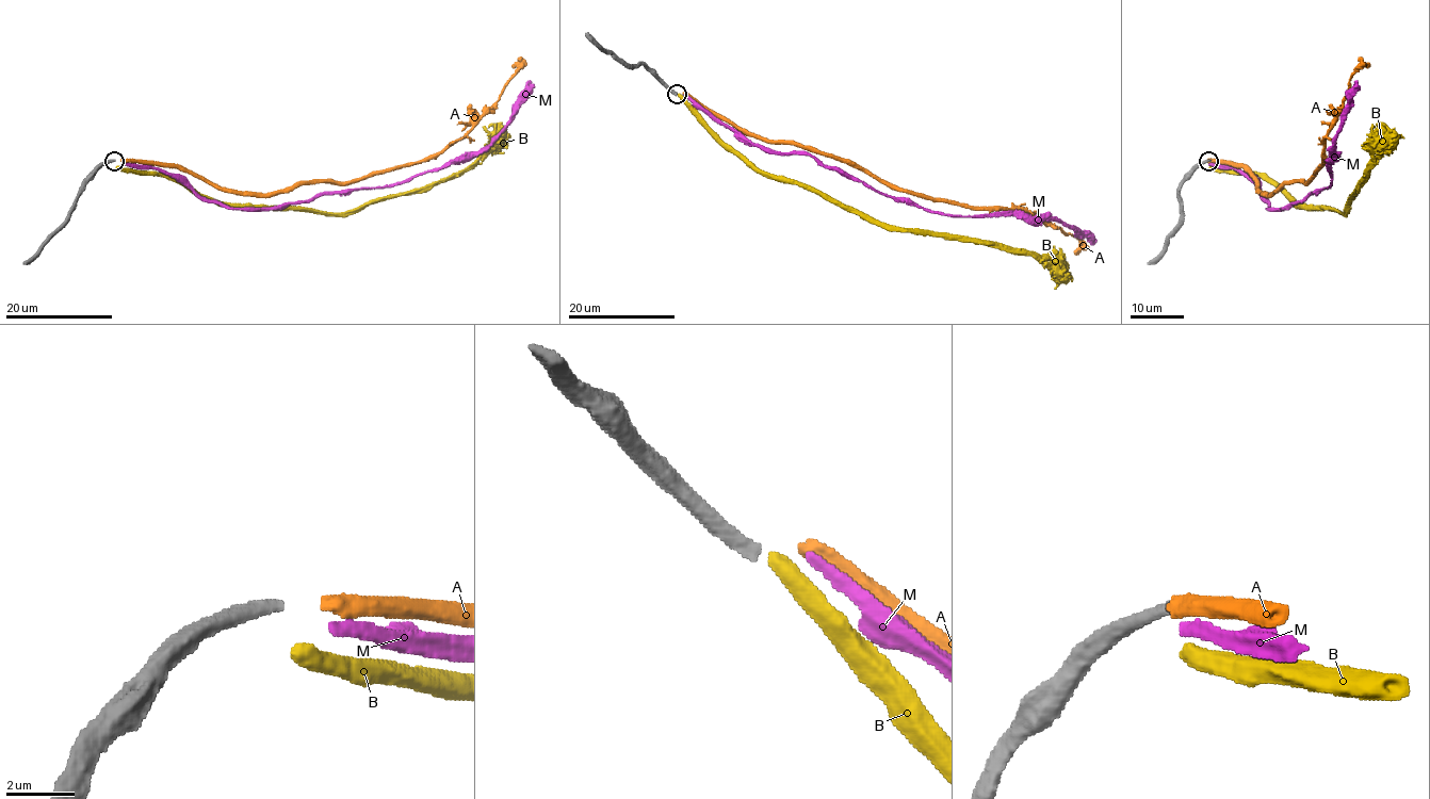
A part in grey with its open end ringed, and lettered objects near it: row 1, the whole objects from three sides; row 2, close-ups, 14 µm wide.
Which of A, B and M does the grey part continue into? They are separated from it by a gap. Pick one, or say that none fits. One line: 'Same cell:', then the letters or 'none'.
Same cell: none

